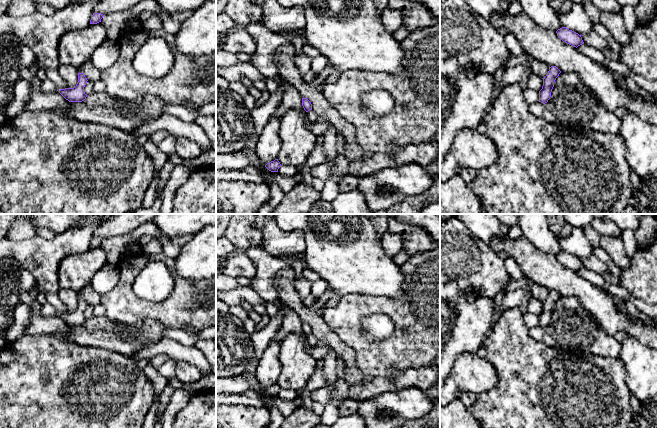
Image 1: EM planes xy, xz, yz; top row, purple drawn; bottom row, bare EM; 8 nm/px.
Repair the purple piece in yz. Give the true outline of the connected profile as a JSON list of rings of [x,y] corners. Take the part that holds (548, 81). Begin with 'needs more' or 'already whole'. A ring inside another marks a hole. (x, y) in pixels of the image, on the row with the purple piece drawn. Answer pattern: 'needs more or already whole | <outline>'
already whole | [[[556,66],[549,67],[547,75],[544,78],[542,78],[543,86],[542,89],[539,91],[539,102],[543,104],[548,102],[548,100],[551,97],[554,82],[560,73],[561,71]]]

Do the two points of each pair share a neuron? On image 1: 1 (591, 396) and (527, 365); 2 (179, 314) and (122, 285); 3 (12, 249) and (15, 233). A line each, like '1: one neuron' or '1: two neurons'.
1: one neuron
2: one neuron
3: two neurons

